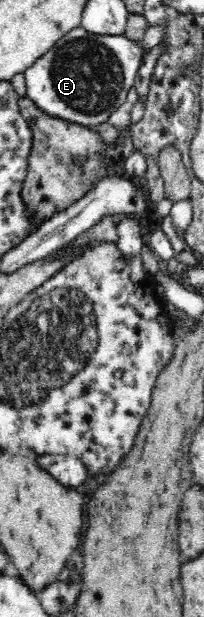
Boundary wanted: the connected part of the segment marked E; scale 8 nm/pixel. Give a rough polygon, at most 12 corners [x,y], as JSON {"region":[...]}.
{"region":[[76,27],[24,71],[41,111],[90,127],[146,51]]}

